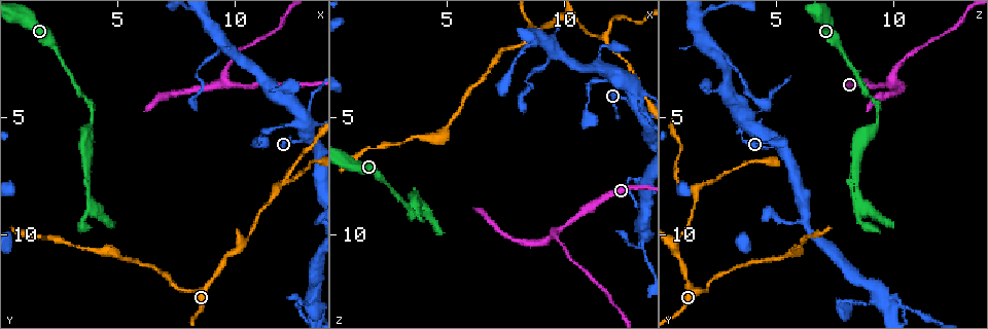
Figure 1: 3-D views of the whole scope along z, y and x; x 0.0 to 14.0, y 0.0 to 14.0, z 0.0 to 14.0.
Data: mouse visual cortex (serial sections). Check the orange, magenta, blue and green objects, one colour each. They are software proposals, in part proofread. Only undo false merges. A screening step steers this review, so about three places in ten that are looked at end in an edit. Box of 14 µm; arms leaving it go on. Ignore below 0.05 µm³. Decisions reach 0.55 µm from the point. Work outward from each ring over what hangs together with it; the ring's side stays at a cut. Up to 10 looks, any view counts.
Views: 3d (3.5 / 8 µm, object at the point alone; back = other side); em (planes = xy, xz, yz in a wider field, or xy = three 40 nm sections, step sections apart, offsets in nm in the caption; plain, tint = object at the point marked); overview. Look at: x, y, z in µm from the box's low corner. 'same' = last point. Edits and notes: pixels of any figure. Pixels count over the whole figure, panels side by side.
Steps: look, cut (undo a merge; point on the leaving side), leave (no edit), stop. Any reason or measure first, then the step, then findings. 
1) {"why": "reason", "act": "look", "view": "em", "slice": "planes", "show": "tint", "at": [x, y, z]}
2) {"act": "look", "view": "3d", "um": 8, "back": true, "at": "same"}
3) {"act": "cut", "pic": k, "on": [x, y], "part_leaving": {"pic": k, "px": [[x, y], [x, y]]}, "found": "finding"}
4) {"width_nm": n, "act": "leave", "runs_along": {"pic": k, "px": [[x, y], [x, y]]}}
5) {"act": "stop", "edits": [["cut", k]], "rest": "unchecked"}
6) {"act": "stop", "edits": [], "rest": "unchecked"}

{"why": "a fork", "act": "look", "view": "3d", "um": 3.5, "back": true, "at": [11.8, 8.2, 1.6]}

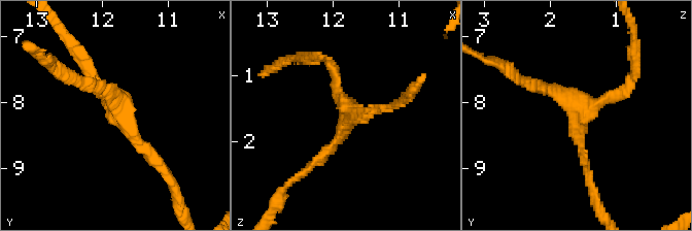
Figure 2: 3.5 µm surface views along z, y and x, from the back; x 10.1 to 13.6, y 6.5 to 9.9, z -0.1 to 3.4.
{"arms": 3, "arm_widths_nm": [150, 150, 150], "act": "look", "view": "em", "slice": "xy", "step": 3, "show": "tint", "at": [11.75, 8.05, 1.55]}

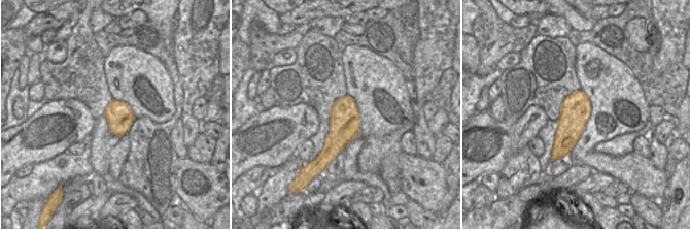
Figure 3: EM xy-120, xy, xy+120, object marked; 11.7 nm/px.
{"act": "leave", "runs_along": {"pic": 2, "px": [[161, 165], [116, 95], [84, 83]]}, "found": "all the same cell"}

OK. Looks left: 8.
{"why": "thick turns thin", "act": "look", "view": "3d", "um": 3.5, "at": [7.9, 12.4, 2.0]}

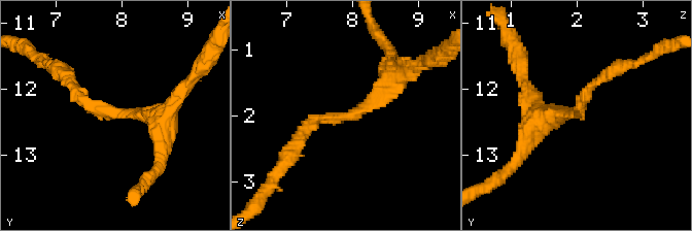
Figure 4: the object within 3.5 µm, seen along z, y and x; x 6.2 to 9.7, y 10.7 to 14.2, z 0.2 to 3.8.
{"arm_widths_nm": [200, 350], "act": "look", "view": "em", "slice": "xy", "step": 2, "show": "tint", "at": [7.95, 12.35, 2.05]}

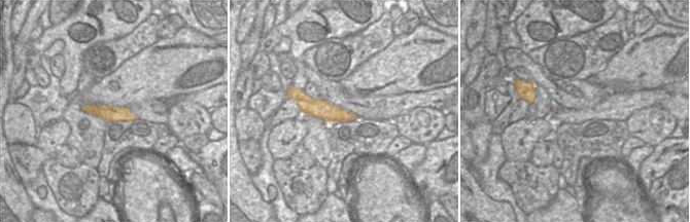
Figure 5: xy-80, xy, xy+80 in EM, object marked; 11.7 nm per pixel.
{"act": "leave", "found": "one cell here"}

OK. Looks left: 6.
{"why": "two arms at a narrow angle", "act": "look", "view": "3d", "um": 3.5, "at": [13.2, 12.8, 9.3]}

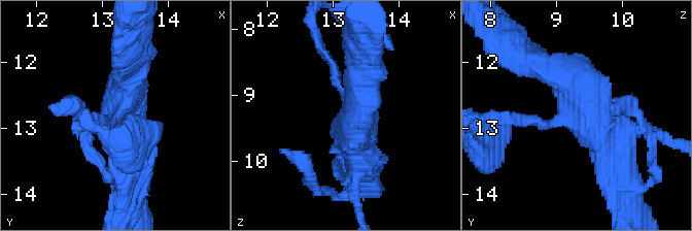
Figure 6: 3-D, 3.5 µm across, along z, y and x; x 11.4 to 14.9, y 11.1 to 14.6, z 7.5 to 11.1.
{"arm_widths_nm": [150, 200, 350, 500], "act": "leave", "runs_along": {"pic": 6, "px": [[537, 61], [600, 114], [621, 165]]}, "found": "one cell here"}

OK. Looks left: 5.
{"why": "calibre changes", "act": "look", "view": "3d", "um": 3.5, "at": [3.0, 10.6, 6.0]}

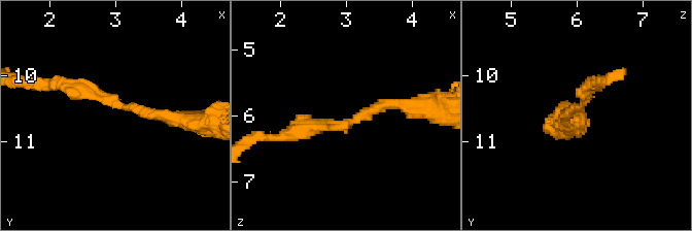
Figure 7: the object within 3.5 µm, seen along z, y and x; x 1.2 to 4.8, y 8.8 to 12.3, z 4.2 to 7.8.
{"arm_widths_nm": [200, 250], "why": "need the tissue", "act": "look", "view": "em", "slice": "xy", "step": 5, "show": "plain", "at": [3.10, 10.45, 6.10]}

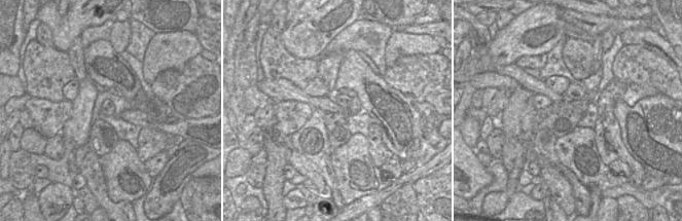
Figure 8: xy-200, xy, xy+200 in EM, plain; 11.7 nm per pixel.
{"why": "with the object marked", "act": "look", "view": "em", "slice": "xy", "step": 5, "show": "tint", "at": "same"}

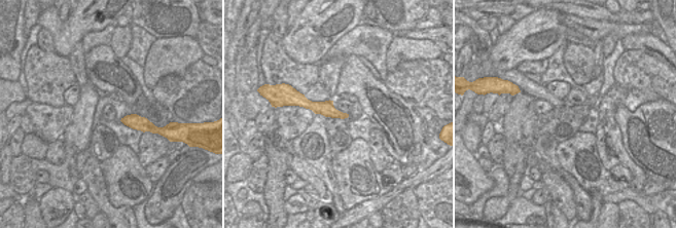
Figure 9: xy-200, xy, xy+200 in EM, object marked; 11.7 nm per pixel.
{"act": "leave", "found": "all the same cell"}

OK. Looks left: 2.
{"why": "thick turns thin", "act": "look", "view": "3d", "um": 3.5, "back": true, "at": [3.9, 8.6, 8.7]}

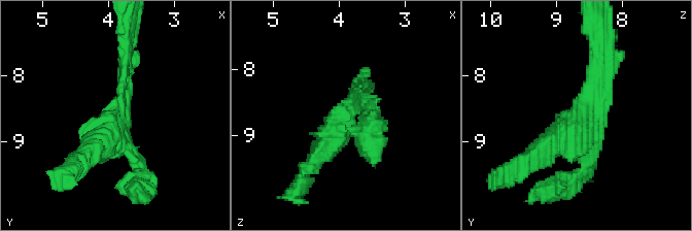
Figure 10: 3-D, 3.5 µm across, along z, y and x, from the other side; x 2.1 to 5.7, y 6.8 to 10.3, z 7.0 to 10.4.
{"arms": 3, "arm_widths_nm": [200, 200, 400], "why": "now the EM", "act": "look", "view": "em", "slice": "xy", "step": 1, "show": "tint", "at": [3.85, 8.60, 8.60]}

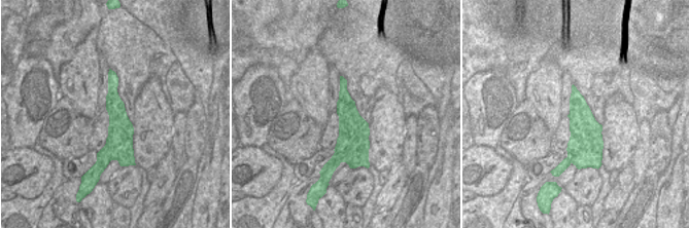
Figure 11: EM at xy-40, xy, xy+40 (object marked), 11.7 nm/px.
{"act": "leave", "runs_along": {"pic": 11, "px": [[111, 73], [122, 158]]}, "found": "one cell here"}

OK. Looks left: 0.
{"act": "stop", "edits": [], "rest": "unchecked"}

